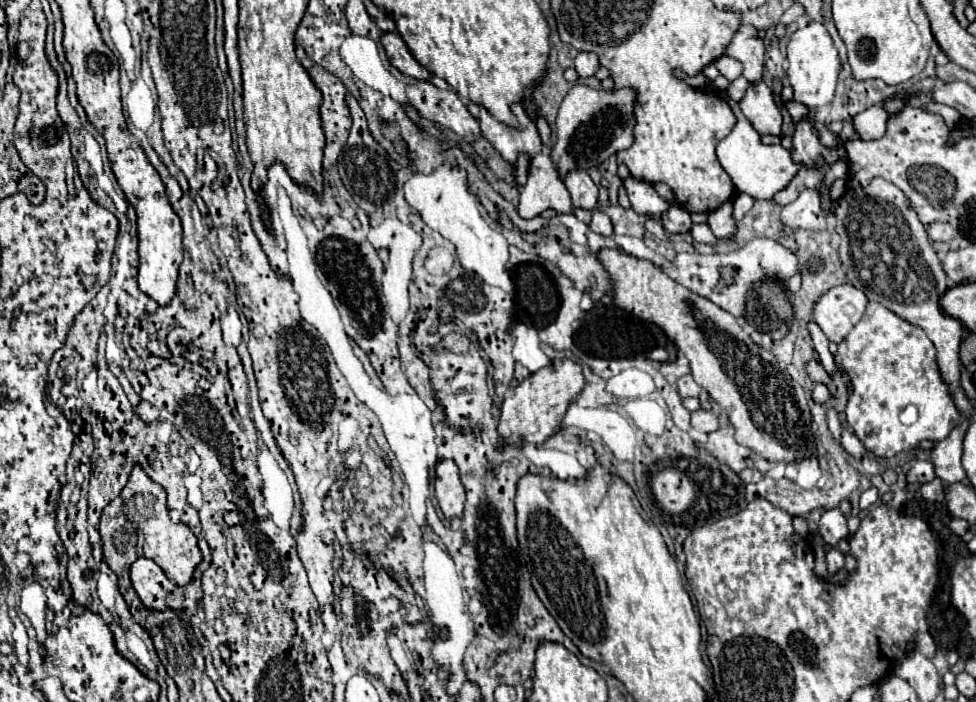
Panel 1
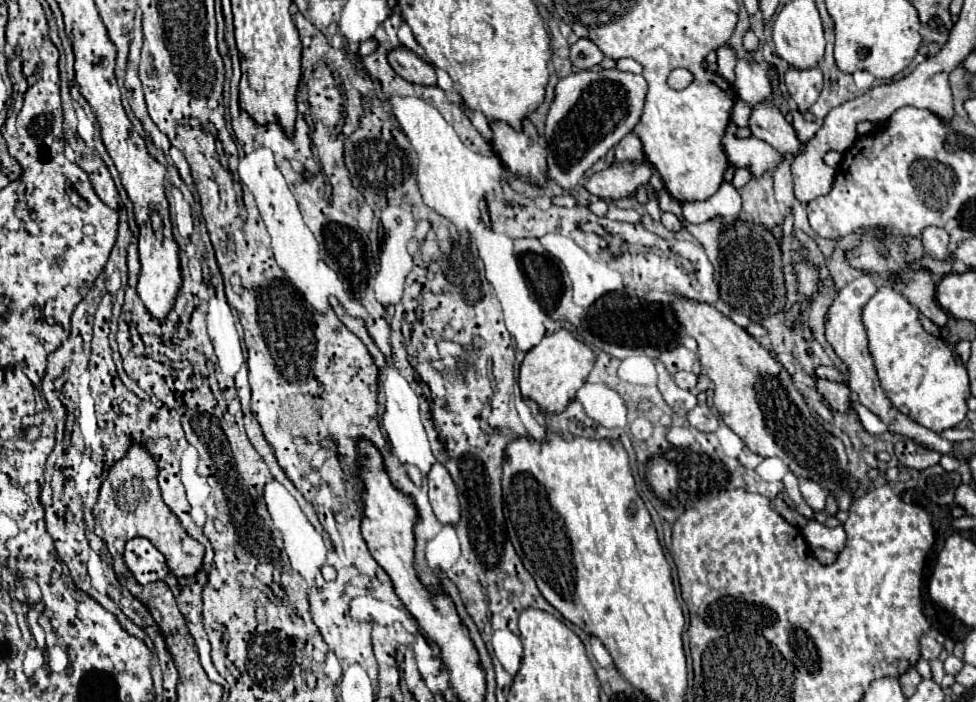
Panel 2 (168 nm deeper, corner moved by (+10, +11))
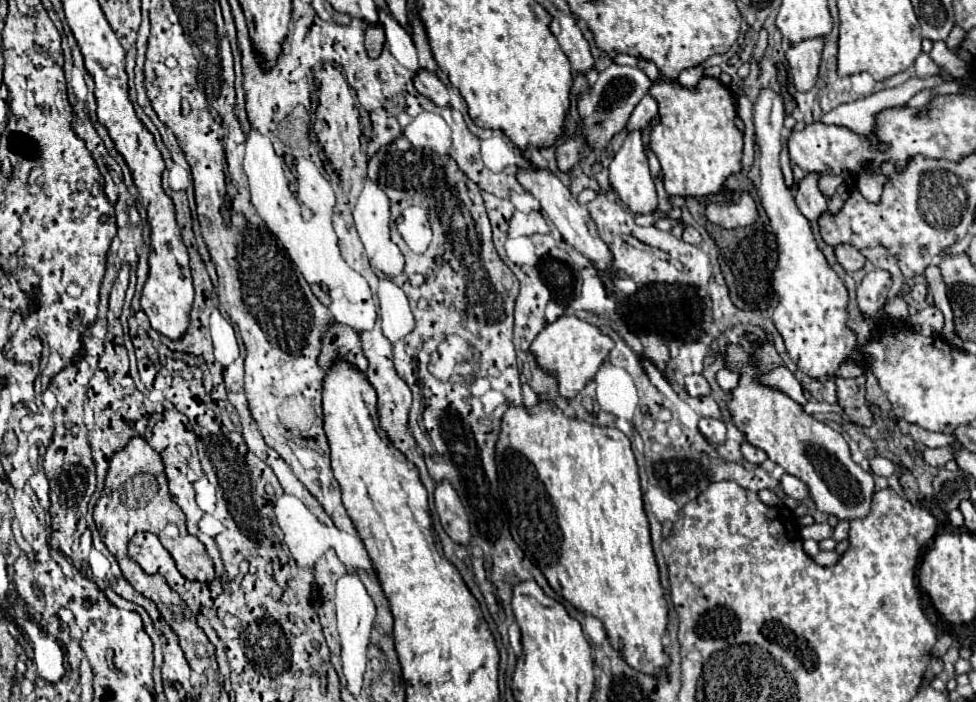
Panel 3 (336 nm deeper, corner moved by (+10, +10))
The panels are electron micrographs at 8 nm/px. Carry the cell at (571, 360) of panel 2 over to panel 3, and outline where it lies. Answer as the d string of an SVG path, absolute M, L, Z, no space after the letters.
M559 316L553 324L547 324L535 342L531 344L531 354L539 358L539 368L547 370L557 382L559 394L565 400L571 400L599 370L599 366L607 360L613 348L613 340L603 336L595 326L581 322L577 316Z

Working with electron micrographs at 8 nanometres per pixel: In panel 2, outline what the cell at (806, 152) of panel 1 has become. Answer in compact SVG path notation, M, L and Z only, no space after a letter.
M789 67L785 73L785 85L789 95L799 105L799 111L805 113L819 97L823 87L823 73L819 67L811 69L795 69Z

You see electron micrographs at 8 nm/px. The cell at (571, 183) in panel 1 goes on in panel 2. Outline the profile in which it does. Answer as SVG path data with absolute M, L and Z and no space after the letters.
M619 163L619 165L611 165L599 173L595 173L593 177L589 177L589 181L585 183L585 189L601 199L623 199L629 195L635 195L635 191L649 183L651 179L651 171L647 165L643 163Z

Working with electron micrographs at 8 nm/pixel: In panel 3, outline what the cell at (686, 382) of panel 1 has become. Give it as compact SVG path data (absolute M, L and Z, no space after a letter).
M701 374L685 376L685 390L689 396L707 396L711 392L707 380Z

